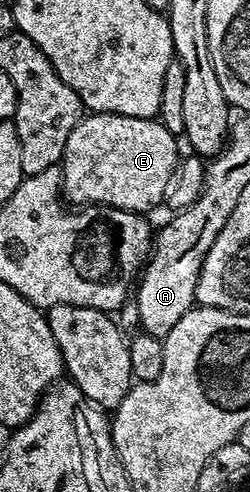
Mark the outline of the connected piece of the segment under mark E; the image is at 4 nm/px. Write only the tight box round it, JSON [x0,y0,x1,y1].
[62,112,182,214]

